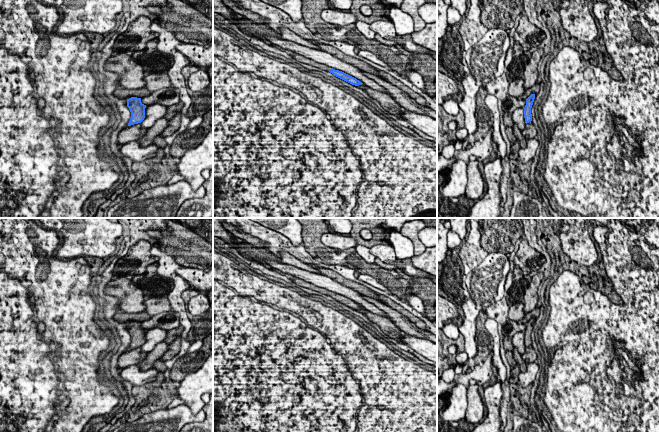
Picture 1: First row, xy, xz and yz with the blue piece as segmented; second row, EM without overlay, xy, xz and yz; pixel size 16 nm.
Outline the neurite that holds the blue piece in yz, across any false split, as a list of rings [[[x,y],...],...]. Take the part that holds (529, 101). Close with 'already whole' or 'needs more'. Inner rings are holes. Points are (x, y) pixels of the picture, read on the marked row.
[[[531,94],[526,99],[526,105],[524,107],[524,118],[525,118],[525,123],[526,124],[532,121],[531,108],[532,108],[534,99],[535,99],[535,94]]] | already whole

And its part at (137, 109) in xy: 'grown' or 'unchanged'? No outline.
unchanged

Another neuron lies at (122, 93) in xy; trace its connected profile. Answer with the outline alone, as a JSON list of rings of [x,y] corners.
[[[119,86],[114,92],[114,95],[119,99],[129,99],[131,97],[143,98],[150,94],[151,92],[144,87],[141,89],[126,89]]]

